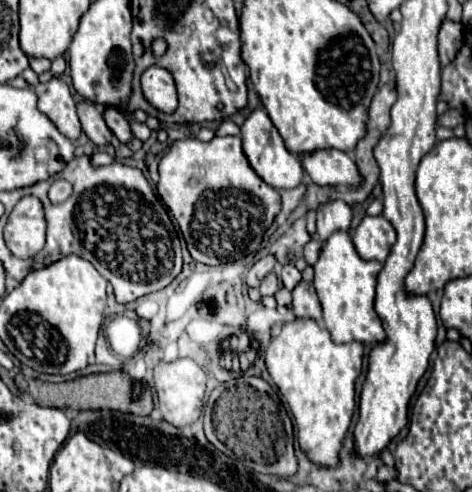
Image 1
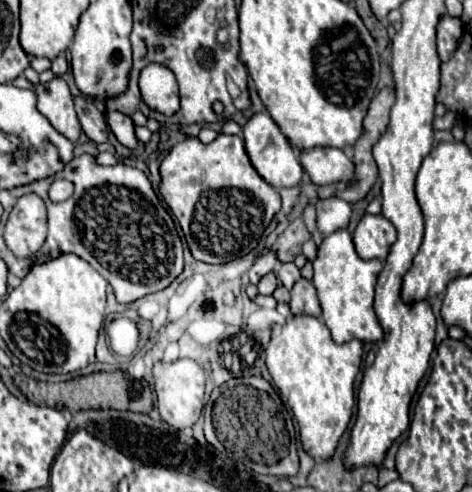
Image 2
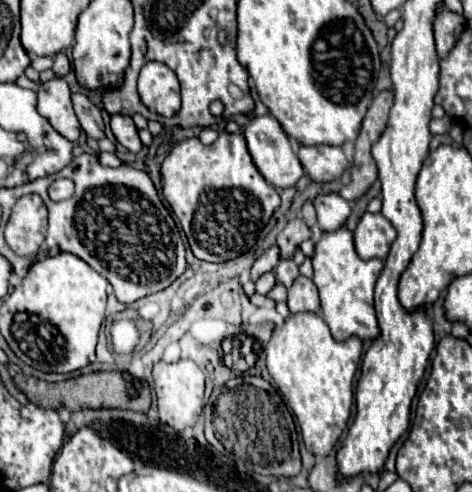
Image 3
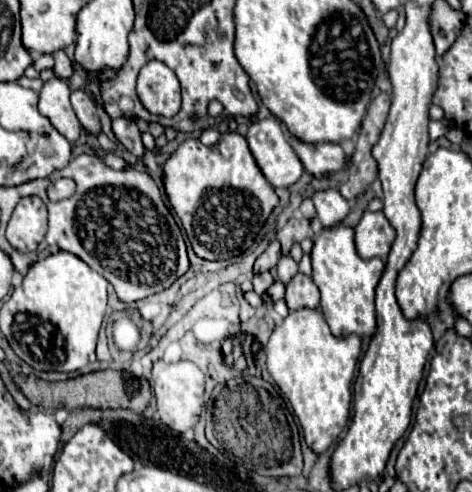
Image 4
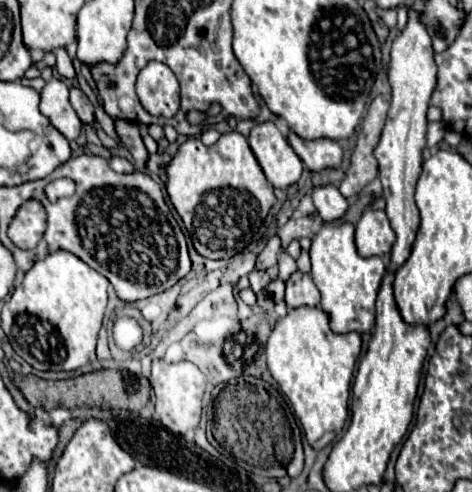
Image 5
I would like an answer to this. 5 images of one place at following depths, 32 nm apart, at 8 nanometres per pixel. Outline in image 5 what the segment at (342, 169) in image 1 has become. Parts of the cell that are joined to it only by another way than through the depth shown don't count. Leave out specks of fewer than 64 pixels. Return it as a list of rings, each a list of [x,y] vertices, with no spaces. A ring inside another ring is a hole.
[[[288,132],[288,142],[310,170],[332,168],[332,166],[340,166],[342,162],[342,148],[336,140],[330,138],[304,140],[298,134]]]

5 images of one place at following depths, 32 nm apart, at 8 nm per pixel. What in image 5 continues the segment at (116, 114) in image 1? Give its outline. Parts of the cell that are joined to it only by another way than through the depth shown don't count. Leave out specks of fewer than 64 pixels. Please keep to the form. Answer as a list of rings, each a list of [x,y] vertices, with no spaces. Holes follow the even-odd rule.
[[[118,120],[118,122],[114,122],[114,126],[116,126],[116,132],[118,132],[122,144],[130,150],[136,166],[144,168],[148,164],[148,152],[144,148],[144,142],[142,142],[142,136],[138,132],[138,126],[128,122],[128,120]]]

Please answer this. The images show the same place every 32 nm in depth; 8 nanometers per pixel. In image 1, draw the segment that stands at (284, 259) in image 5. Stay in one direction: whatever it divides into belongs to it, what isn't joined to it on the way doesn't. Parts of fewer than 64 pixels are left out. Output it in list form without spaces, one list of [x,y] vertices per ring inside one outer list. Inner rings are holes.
[[[286,264],[286,266],[282,266],[280,280],[282,280],[282,284],[284,284],[288,290],[292,290],[292,288],[302,280],[302,276],[300,276],[300,270],[298,270],[294,264]]]

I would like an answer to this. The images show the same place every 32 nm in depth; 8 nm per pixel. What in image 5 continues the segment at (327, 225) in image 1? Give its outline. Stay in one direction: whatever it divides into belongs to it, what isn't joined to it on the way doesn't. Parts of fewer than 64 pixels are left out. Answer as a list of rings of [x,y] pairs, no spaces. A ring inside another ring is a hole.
[[[334,184],[316,186],[312,190],[312,200],[324,222],[332,222],[332,220],[340,218],[348,208],[346,198],[340,194],[340,190]]]

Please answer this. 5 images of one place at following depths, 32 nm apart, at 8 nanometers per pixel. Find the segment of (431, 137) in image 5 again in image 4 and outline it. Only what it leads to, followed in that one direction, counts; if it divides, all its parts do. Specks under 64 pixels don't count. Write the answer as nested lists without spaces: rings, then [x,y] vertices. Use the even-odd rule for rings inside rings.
[[[431,120],[428,126],[430,142],[434,142],[444,136],[448,129],[448,122],[446,120]]]

